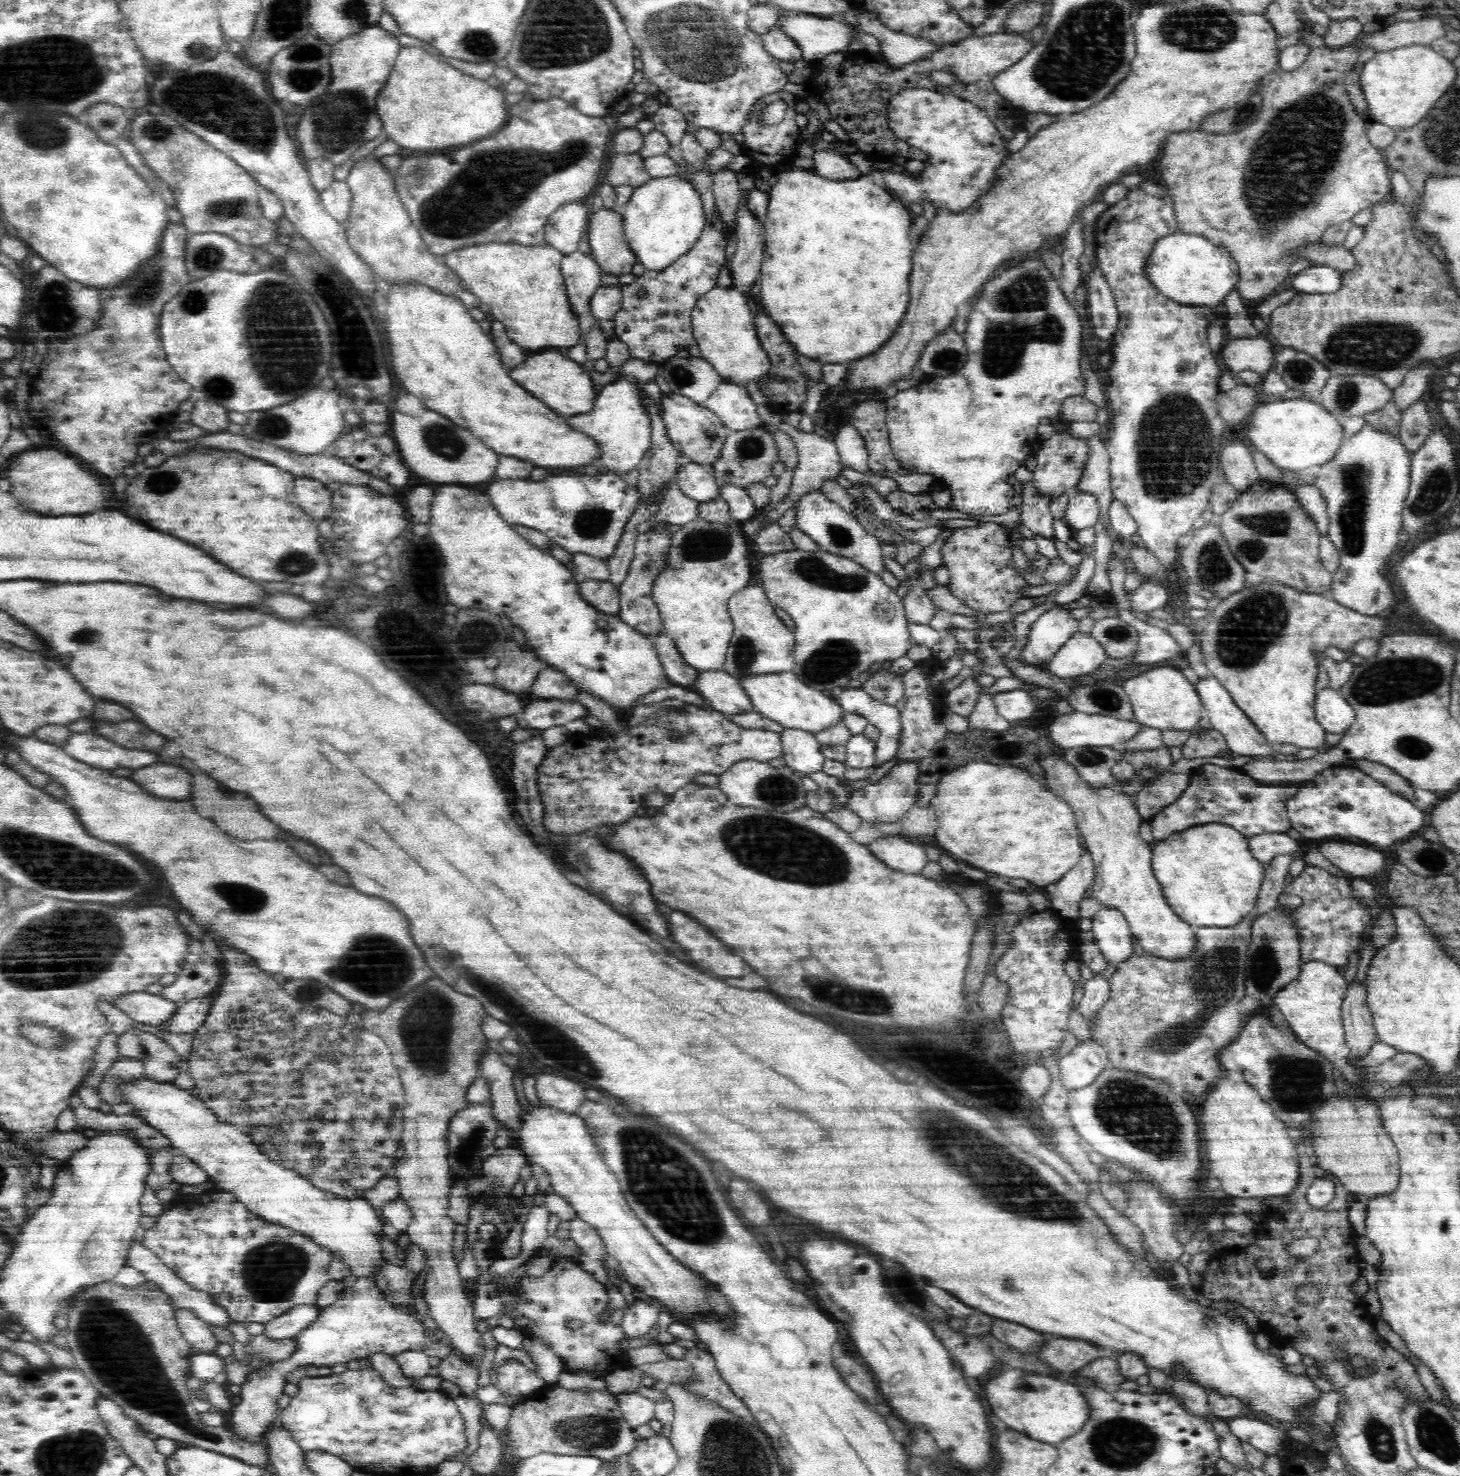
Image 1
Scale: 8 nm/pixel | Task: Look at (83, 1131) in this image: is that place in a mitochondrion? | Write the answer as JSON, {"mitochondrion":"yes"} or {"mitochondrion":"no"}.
{"mitochondrion":"no"}

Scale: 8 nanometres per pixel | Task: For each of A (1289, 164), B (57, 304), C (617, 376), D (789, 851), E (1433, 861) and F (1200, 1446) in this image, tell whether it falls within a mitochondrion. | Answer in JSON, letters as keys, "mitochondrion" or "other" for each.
{"A":"mitochondrion","B":"mitochondrion","C":"other","D":"mitochondrion","E":"mitochondrion","F":"other"}

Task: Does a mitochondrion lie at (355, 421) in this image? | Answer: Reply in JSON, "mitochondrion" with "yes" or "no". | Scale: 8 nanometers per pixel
{"mitochondrion":"no"}

